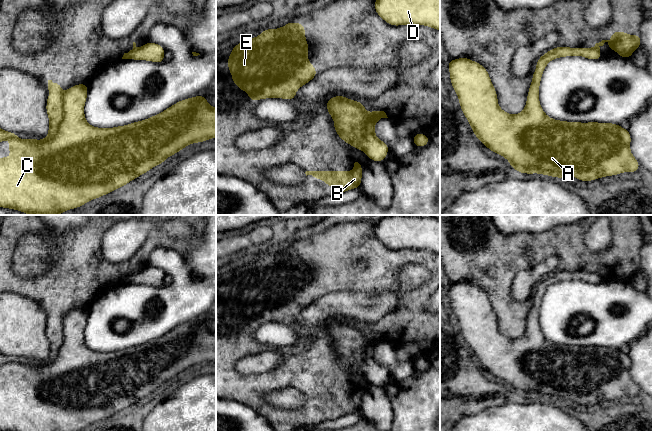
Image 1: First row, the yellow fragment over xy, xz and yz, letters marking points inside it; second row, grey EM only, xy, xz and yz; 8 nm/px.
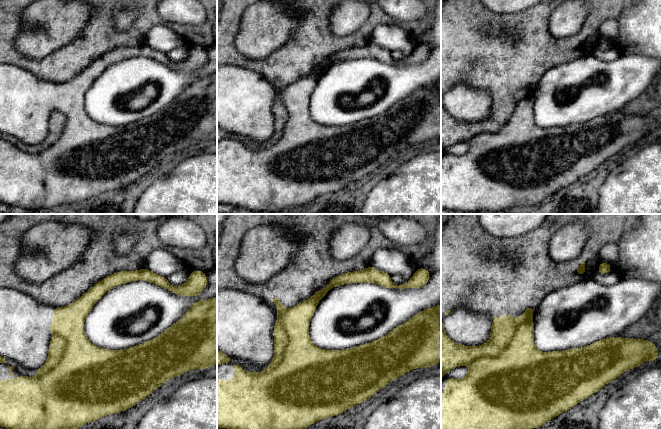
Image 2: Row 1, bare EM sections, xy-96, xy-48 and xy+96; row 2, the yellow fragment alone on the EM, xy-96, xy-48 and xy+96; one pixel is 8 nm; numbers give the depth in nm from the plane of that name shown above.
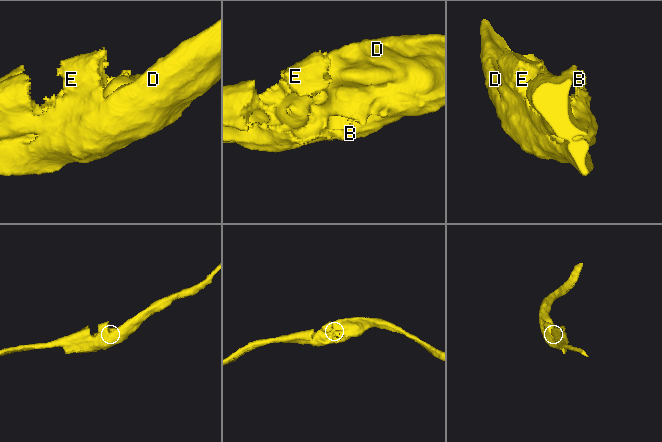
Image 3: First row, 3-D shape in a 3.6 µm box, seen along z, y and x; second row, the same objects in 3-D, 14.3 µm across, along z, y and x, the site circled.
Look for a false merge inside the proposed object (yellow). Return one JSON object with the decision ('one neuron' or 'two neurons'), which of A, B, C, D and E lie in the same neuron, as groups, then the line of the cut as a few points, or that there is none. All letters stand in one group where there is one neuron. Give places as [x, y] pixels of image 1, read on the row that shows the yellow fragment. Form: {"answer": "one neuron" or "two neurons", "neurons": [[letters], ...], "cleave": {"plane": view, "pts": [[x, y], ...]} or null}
{"answer": "two neurons", "neurons": [["A", "C", "D"], ["B", "E"]], "cleave": {"plane": "xy", "pts": [[63, 99], [63, 118], [57, 132], [46, 140]]}}

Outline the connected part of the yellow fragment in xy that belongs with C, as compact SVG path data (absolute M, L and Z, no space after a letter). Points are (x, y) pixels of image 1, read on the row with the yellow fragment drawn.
M88 84L64 92L63 119L52 139L10 139L11 156L0 158L0 207L29 215L62 214L125 186L189 144L216 138L216 108L201 94L142 121L98 128L85 119L87 93Z

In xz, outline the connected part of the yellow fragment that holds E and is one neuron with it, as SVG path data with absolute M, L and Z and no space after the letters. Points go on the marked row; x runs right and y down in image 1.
M290 21L284 27L263 30L259 36L233 46L228 56L232 82L241 91L247 91L253 102L273 97L294 100L297 89L317 75L316 68L308 61L306 34L302 23Z

